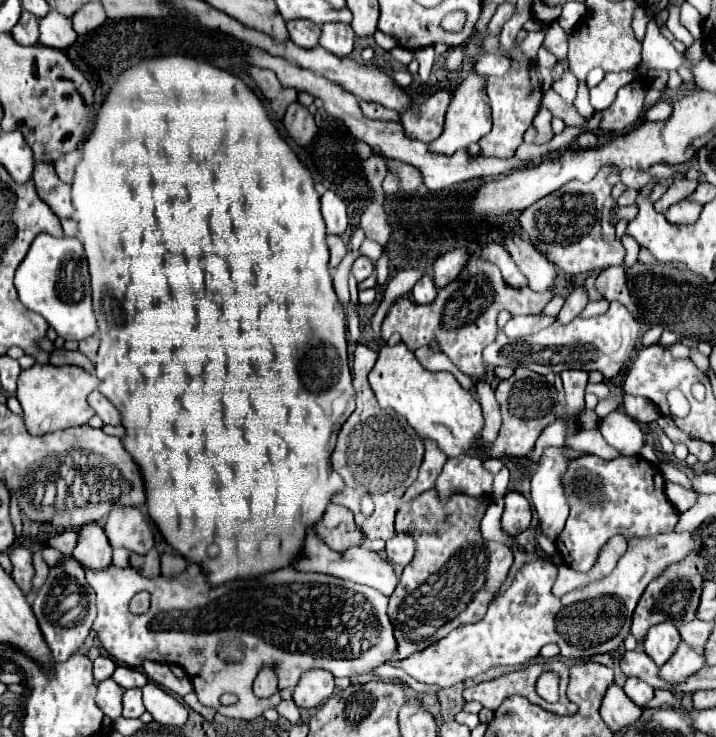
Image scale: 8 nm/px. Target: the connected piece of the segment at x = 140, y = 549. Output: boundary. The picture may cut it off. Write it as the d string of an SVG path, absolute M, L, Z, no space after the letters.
M116 504L104 524L112 548L126 548L136 554L148 554L154 548L154 532L148 518L136 506Z

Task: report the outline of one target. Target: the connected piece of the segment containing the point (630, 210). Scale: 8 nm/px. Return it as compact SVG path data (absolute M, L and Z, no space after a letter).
M635 204L630 206L620 206L616 205L616 210L614 210L614 218L612 218L612 222L614 222L614 226L617 225L618 221L621 219L633 220L638 213L638 208Z

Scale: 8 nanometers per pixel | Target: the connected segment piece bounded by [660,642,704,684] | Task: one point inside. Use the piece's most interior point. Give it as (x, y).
(686, 660)

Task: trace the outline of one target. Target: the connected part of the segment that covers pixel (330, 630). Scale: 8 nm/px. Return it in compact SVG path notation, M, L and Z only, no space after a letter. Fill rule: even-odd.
M190 564L178 576L156 576L144 578L134 568L108 566L104 572L88 572L86 580L98 596L98 616L92 624L106 652L128 666L140 666L144 660L178 664L186 670L194 692L204 706L216 708L220 714L240 720L254 720L262 716L266 708L274 708L280 702L280 694L260 700L252 692L252 682L262 666L276 666L278 690L294 688L300 676L312 668L324 668L336 678L356 676L382 666L396 654L396 640L392 632L390 618L386 614L388 598L368 586L340 580L334 576L296 572L294 568L280 568L262 576L240 578L220 586L208 582L206 572L200 564ZM136 592L150 592L150 610L142 616L134 616L128 604ZM222 694L236 694L238 702L232 706L222 706Z

